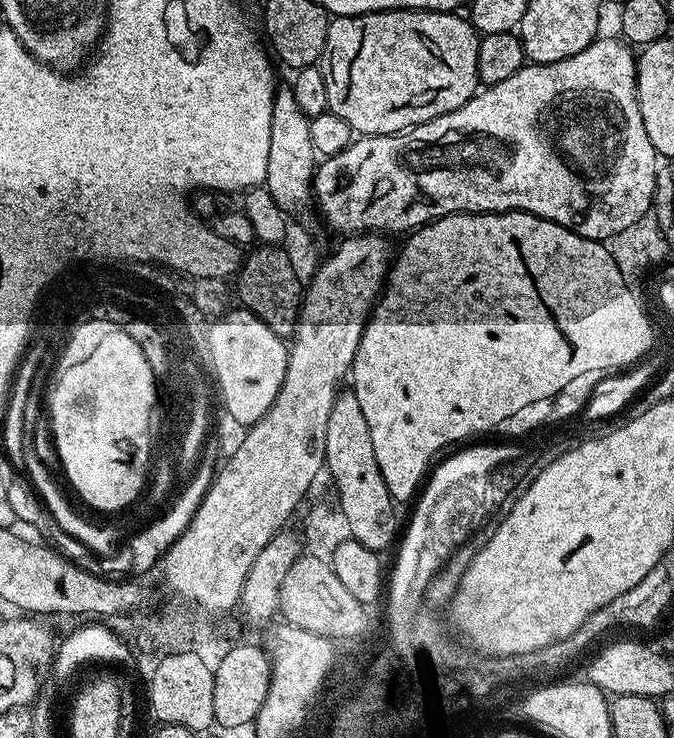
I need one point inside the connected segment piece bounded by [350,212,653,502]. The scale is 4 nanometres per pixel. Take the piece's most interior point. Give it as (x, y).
(482, 311)

